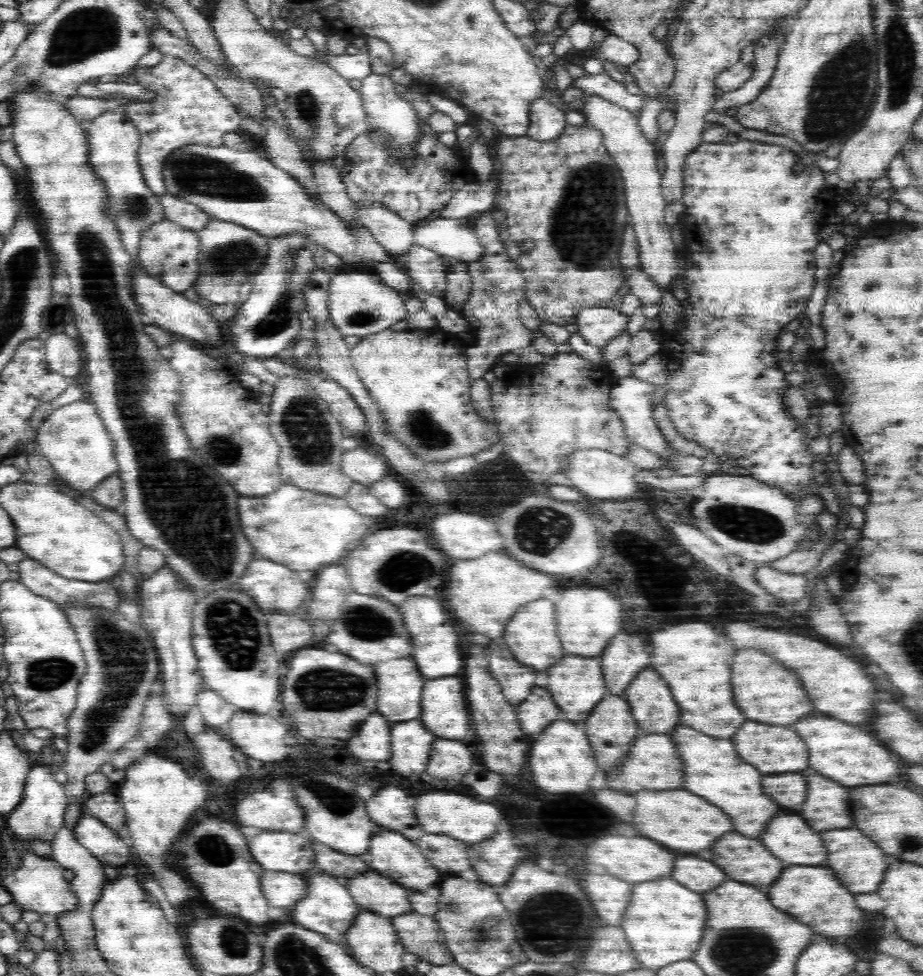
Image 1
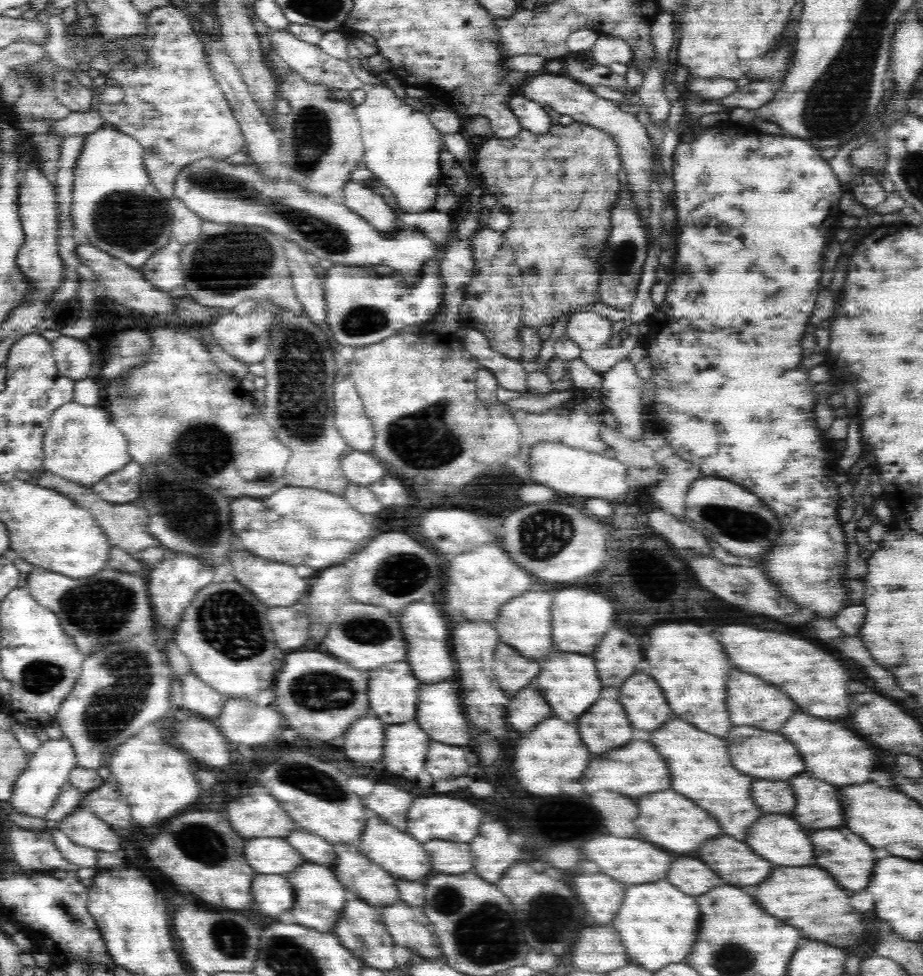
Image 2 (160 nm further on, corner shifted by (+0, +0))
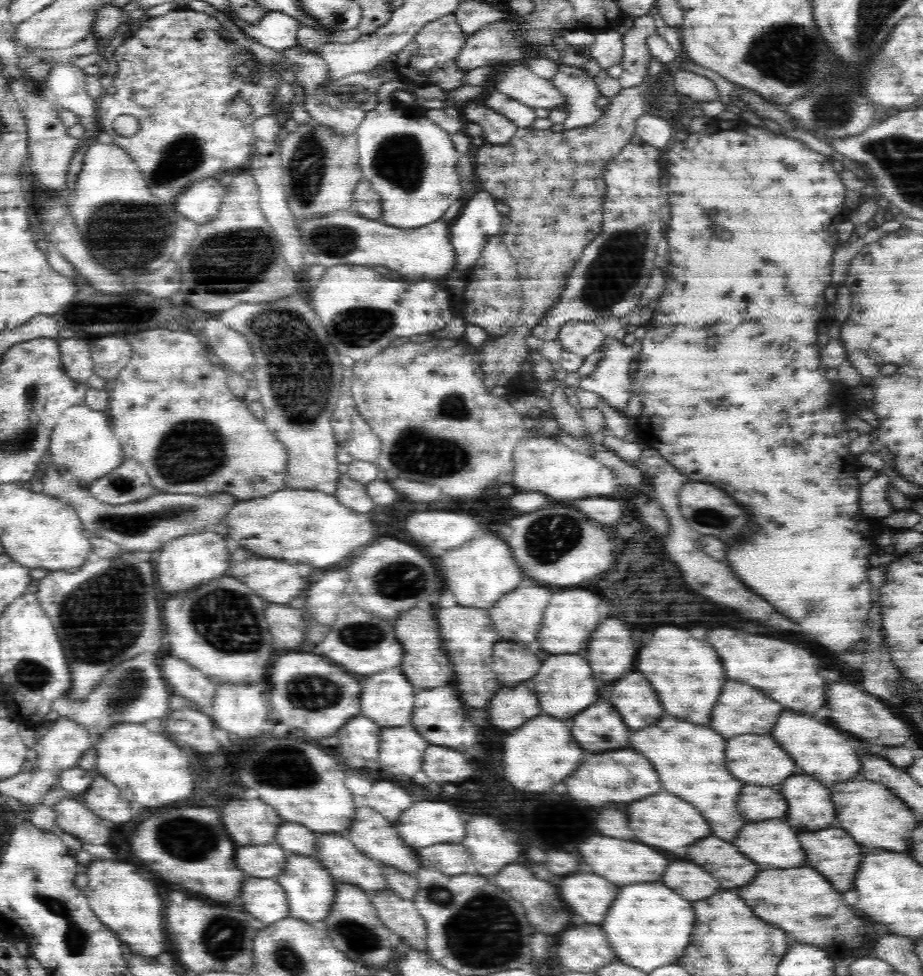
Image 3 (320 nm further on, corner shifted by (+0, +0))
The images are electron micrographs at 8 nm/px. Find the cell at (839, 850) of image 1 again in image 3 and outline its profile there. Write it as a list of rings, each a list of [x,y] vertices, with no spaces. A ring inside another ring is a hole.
[[[824,828],[818,832],[798,834],[798,840],[802,842],[802,848],[806,850],[808,866],[816,868],[828,882],[834,884],[836,890],[844,892],[844,890],[852,888],[856,870],[858,870],[860,860],[862,860],[862,846],[858,846],[854,842],[854,838],[850,838],[842,828]]]

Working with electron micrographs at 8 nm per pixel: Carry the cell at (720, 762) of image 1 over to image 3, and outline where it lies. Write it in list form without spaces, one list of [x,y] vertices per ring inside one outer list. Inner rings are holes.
[[[666,716],[662,722],[656,722],[656,726],[634,732],[630,736],[630,746],[634,746],[634,750],[642,750],[642,754],[654,762],[654,770],[658,770],[664,790],[690,800],[690,804],[694,804],[710,822],[714,836],[732,840],[744,826],[744,820],[736,812],[736,796],[744,784],[738,784],[738,780],[722,768],[726,762],[726,740],[706,726],[696,726],[674,716]]]

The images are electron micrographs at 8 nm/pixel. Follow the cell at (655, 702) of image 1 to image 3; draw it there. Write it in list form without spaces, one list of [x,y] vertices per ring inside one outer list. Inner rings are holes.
[[[640,672],[626,674],[626,678],[616,682],[608,702],[618,710],[618,714],[622,714],[626,726],[632,730],[652,726],[664,714],[654,688]]]

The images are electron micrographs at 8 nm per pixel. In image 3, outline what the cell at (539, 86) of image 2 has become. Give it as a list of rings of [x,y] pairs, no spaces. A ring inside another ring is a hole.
[[[526,62],[498,65],[493,79],[496,91],[534,109],[566,106],[562,94],[552,86],[552,81],[536,75]]]

